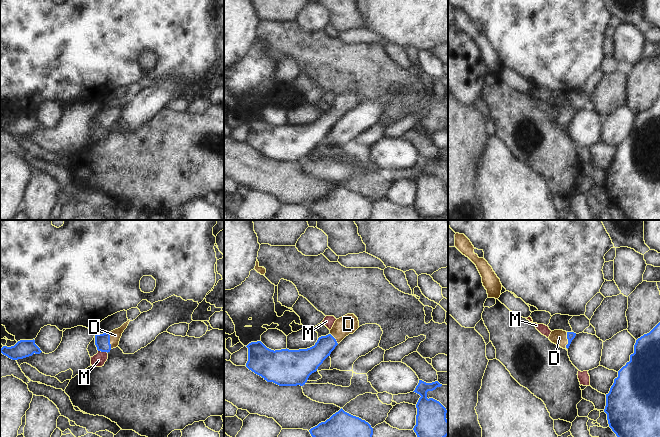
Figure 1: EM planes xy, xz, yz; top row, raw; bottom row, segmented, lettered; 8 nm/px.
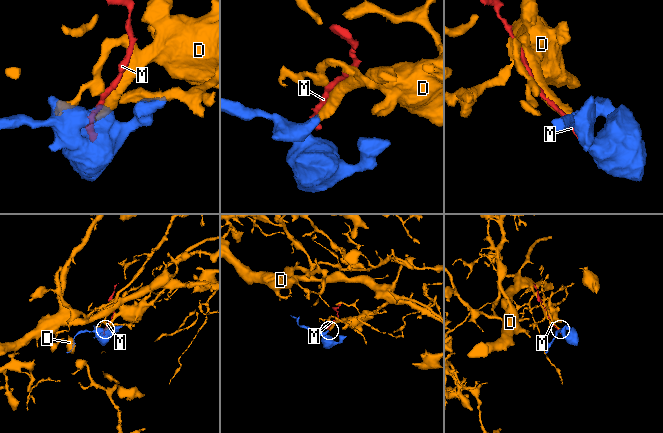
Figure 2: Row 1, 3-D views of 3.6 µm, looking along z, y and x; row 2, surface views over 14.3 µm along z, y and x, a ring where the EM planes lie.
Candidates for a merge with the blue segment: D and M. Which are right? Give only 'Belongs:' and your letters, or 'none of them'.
Belongs: D

